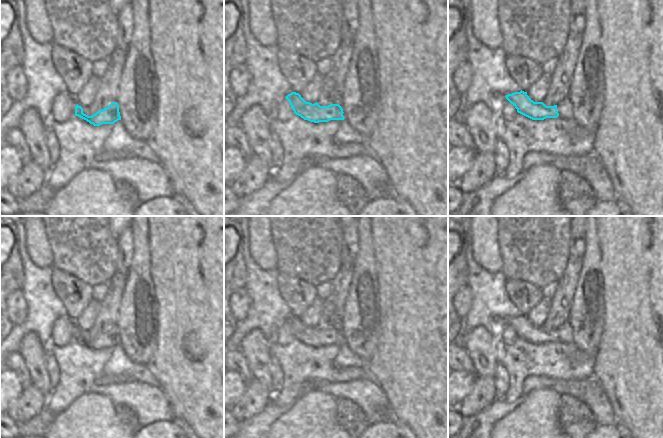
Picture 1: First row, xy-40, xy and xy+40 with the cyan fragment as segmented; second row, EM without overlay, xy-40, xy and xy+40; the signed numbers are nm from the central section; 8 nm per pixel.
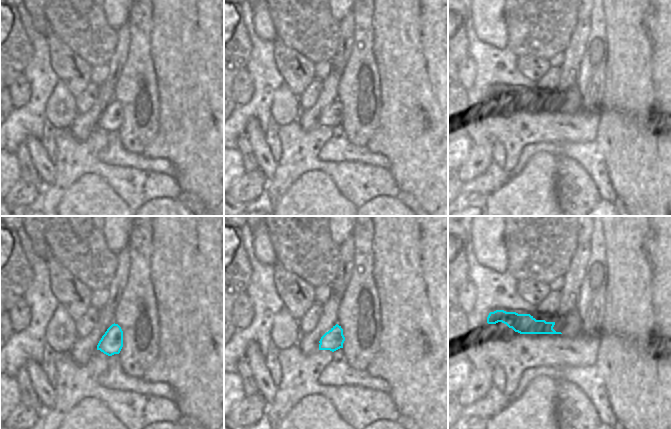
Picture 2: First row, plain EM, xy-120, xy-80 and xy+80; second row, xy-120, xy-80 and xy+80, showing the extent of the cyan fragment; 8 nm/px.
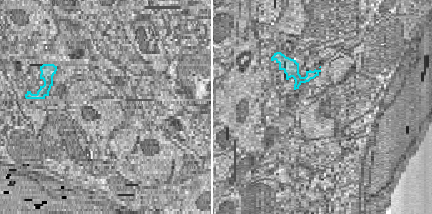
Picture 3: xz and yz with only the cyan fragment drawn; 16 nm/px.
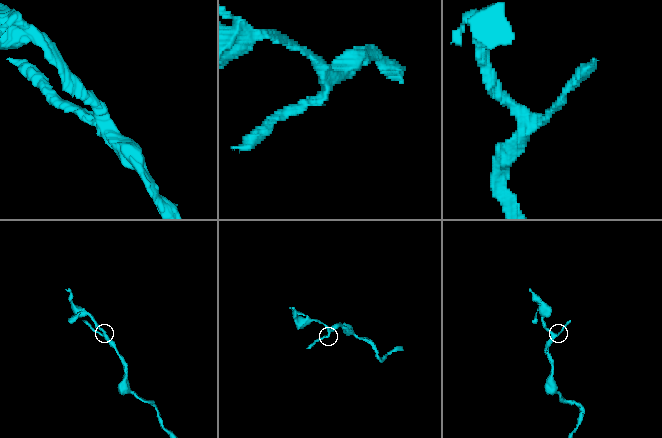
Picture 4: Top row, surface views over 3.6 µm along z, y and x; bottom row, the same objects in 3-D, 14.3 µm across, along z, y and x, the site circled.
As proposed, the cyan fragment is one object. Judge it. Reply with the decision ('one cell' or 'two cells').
two cells

